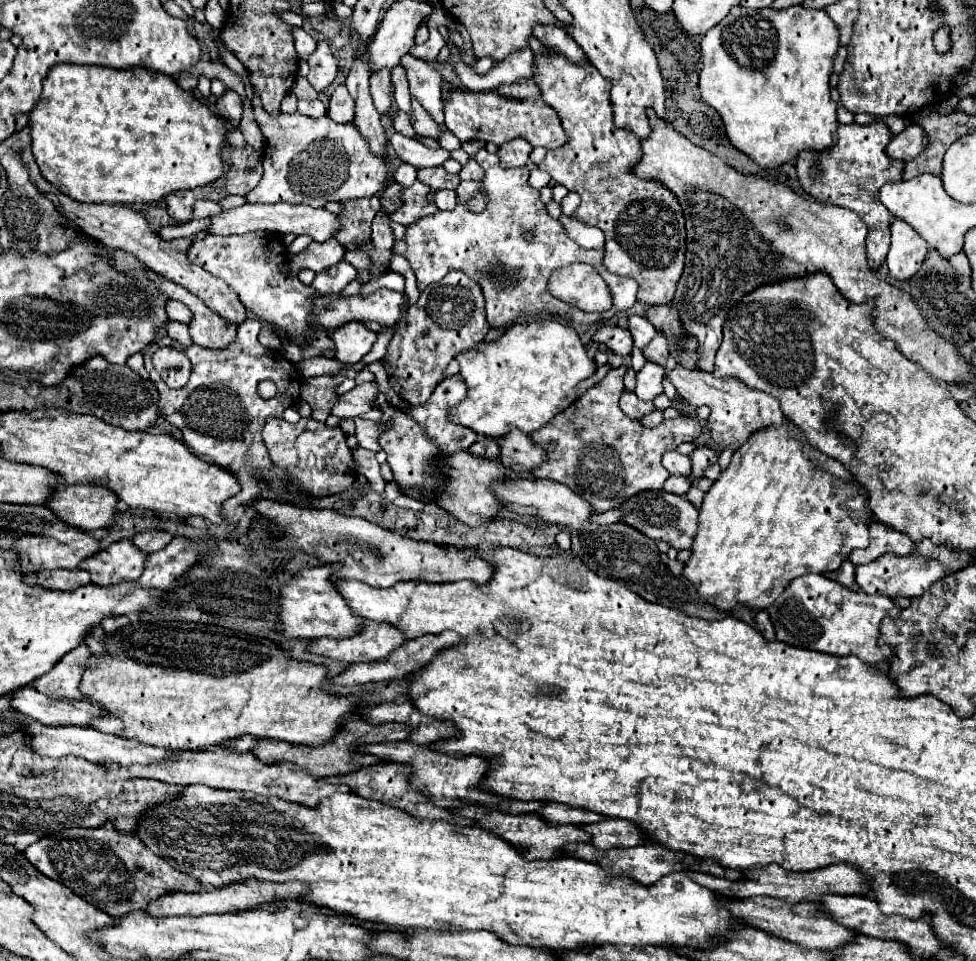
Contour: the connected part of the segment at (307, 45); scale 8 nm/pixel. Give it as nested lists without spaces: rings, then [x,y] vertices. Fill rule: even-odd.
[[[292,28],[292,38],[294,38],[294,46],[296,46],[296,52],[302,60],[308,60],[310,54],[316,50],[316,40],[306,34],[302,28]]]

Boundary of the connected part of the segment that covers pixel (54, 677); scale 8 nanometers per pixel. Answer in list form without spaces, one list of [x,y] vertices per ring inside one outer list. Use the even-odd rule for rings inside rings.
[[[78,646],[76,650],[68,652],[60,664],[56,664],[48,674],[32,682],[36,690],[50,698],[70,698],[70,700],[86,700],[80,692],[80,682],[86,672],[86,662],[92,656],[90,648]]]

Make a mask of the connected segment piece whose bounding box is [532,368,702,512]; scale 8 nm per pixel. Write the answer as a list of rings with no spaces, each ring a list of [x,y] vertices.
[[[626,368],[610,370],[602,382],[588,388],[568,410],[556,414],[544,430],[532,434],[534,442],[540,442],[540,446],[548,450],[548,462],[544,462],[540,470],[534,470],[532,476],[566,484],[588,500],[596,512],[618,508],[638,492],[662,490],[662,484],[670,476],[660,462],[662,454],[682,442],[692,442],[702,430],[700,420],[688,416],[664,420],[654,430],[644,428],[638,420],[630,420],[618,408],[618,400],[624,392],[624,374]]]

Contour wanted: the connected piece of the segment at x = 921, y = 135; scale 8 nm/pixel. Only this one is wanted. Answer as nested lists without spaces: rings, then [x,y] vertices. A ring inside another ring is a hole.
[[[910,124],[906,126],[906,130],[902,130],[892,138],[892,142],[886,146],[886,152],[892,158],[908,162],[908,160],[914,160],[926,148],[928,148],[926,132],[922,130],[922,126]]]

